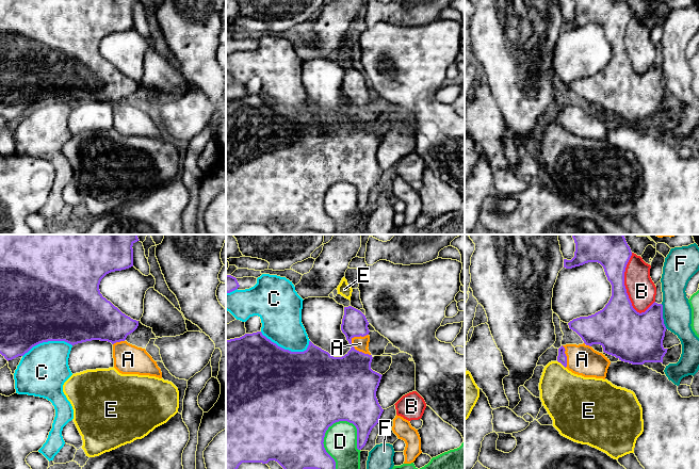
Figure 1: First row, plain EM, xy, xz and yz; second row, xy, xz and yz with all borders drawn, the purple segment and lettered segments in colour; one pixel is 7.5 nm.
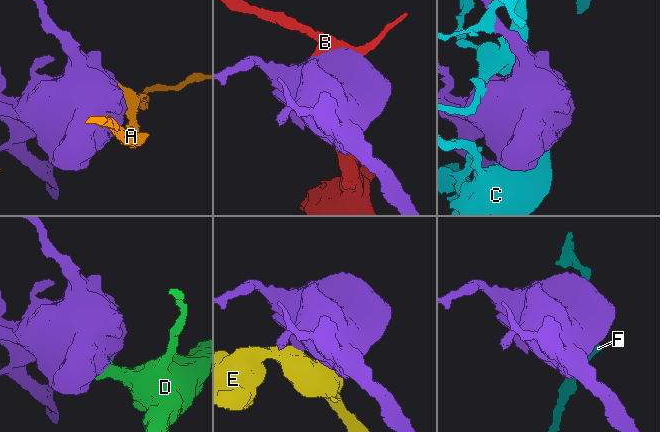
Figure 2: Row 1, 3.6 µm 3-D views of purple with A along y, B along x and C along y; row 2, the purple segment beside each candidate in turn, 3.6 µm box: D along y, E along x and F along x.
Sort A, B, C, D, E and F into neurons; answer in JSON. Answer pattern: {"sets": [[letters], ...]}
{"sets": [["A"], ["B"], ["C"], ["D"], ["E"], ["F"]]}

